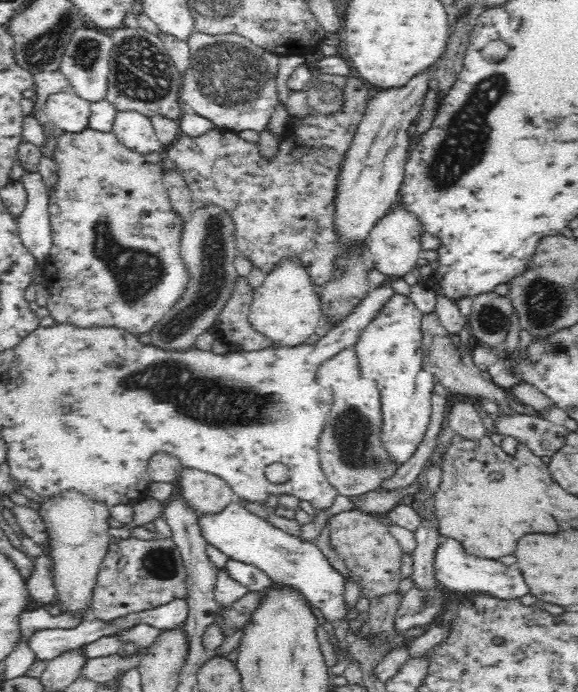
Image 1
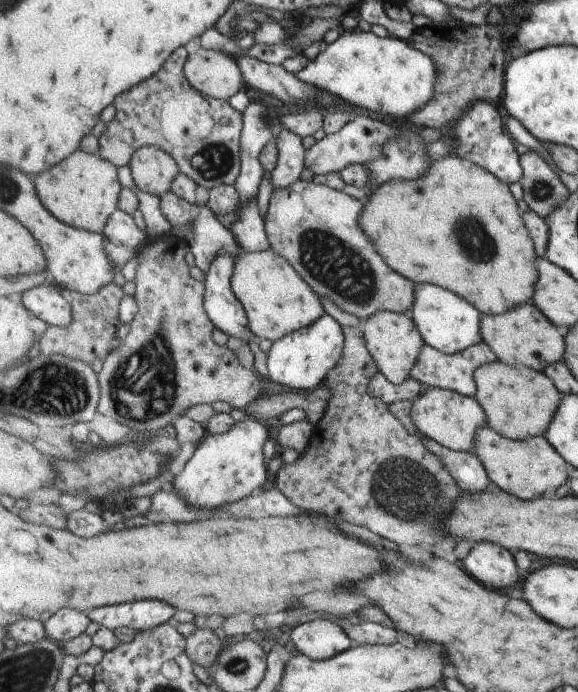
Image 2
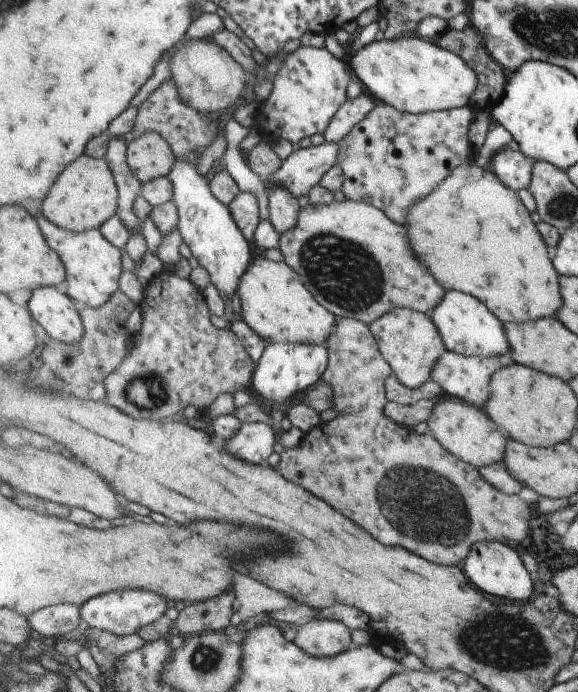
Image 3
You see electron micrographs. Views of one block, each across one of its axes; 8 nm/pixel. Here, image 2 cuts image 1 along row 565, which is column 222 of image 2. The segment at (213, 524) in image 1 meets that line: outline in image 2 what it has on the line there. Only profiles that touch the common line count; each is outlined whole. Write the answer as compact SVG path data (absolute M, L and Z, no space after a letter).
M223 252L219 254L211 268L208 270L205 276L205 308L207 309L211 322L215 325L215 328L221 330L227 334L228 337L233 337L248 344L249 340L252 340L258 335L250 328L248 314L245 310L244 303L237 298L232 287L232 276L235 271L235 258L231 252Z

